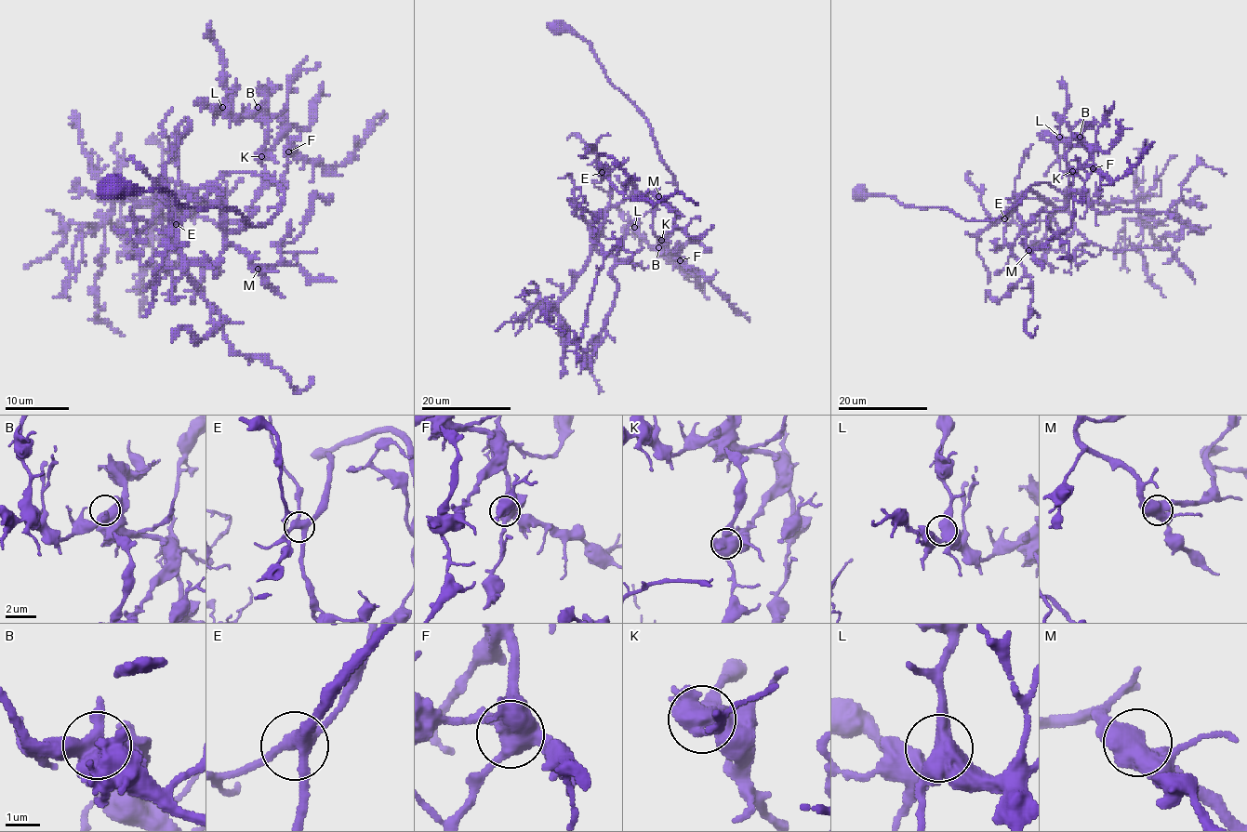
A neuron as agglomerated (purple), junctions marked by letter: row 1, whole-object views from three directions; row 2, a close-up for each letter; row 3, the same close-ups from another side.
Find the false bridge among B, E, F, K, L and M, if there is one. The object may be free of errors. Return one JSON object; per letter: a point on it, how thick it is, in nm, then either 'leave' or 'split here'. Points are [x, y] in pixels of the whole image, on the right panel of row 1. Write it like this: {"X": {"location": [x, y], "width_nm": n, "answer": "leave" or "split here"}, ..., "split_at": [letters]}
{"B": {"location": [1080, 137], "width_nm": 480, "answer": "leave"}, "E": {"location": [1004, 218], "width_nm": 440, "answer": "leave"}, "F": {"location": [1093, 168], "width_nm": 550, "answer": "leave"}, "K": {"location": [1072, 171], "width_nm": 600, "answer": "split here"}, "L": {"location": [1059, 137], "width_nm": 460, "answer": "leave"}, "M": {"location": [1028, 250], "width_nm": 550, "answer": "leave"}, "split_at": ["K"]}

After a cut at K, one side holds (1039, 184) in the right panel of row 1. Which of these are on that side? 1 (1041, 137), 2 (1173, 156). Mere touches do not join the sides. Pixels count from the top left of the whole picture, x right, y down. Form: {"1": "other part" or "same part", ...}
{"1": "other part", "2": "same part"}

